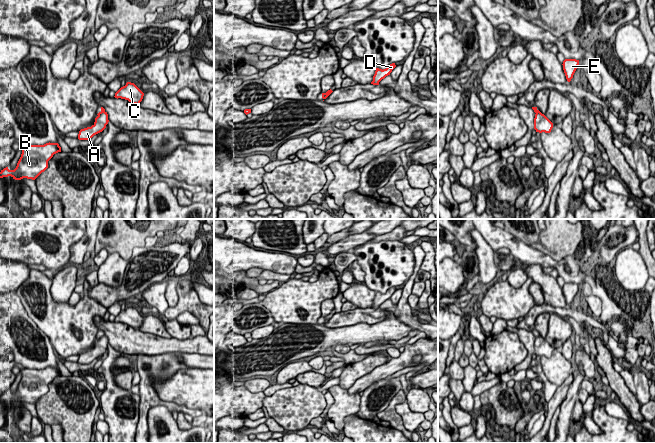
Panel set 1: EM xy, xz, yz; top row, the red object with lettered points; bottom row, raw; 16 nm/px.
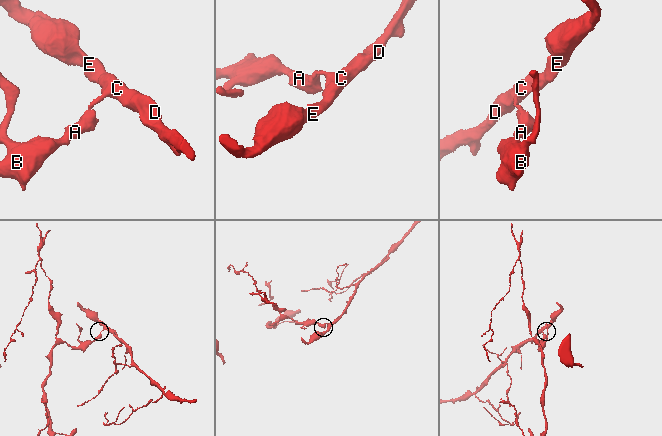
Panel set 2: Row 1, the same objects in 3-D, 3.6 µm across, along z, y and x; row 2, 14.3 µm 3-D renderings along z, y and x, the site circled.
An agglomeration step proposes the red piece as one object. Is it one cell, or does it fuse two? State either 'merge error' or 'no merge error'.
merge error

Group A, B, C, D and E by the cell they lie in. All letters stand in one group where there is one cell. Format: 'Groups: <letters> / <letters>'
Groups: A B / C D E

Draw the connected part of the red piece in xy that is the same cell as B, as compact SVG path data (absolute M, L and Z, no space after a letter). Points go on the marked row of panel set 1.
M46 143L44 145L20 146L22 150L21 157L14 170L8 167L0 172L0 178L11 176L15 180L23 178L35 180L42 172L48 168L48 161L54 154L61 152L58 143Z

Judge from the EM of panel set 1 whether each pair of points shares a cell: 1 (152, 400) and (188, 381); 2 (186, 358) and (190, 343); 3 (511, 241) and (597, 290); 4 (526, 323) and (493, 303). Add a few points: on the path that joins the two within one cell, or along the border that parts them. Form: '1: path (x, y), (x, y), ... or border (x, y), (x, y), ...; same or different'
1: border (152, 380), (152, 386), (161, 399), (181, 405); different
2: border (174, 352), (199, 353), (203, 355); different
3: path (533, 256), (557, 264), (569, 274), (577, 274); same
4: border (534, 303), (531, 309), (523, 316); different

